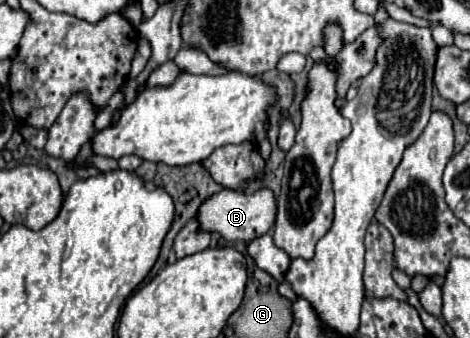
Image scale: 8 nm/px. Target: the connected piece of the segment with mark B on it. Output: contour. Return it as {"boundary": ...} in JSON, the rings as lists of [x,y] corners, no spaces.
{"boundary":[[[223,188],[221,192],[213,194],[199,206],[199,228],[205,232],[217,232],[225,240],[243,240],[249,242],[249,238],[257,238],[261,234],[267,234],[271,226],[275,224],[275,198],[273,192],[267,188],[261,188],[253,194],[237,192]]]}

